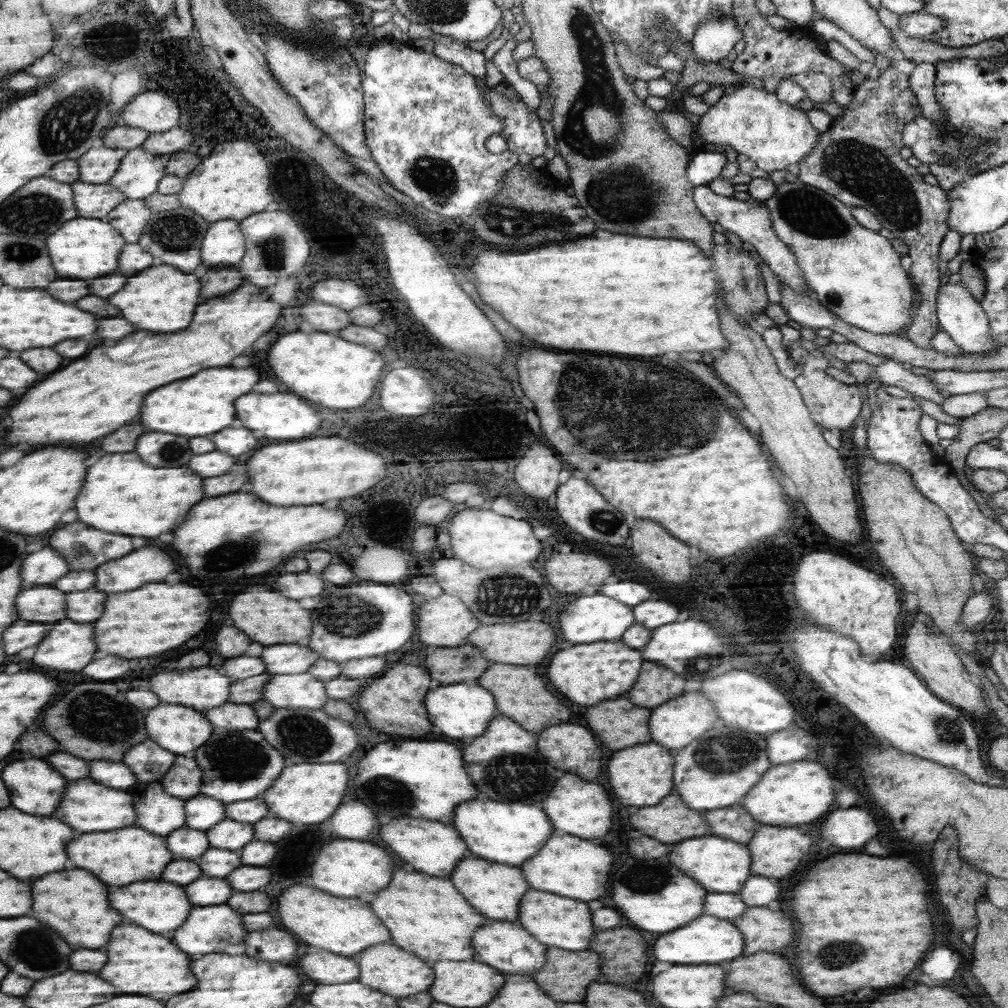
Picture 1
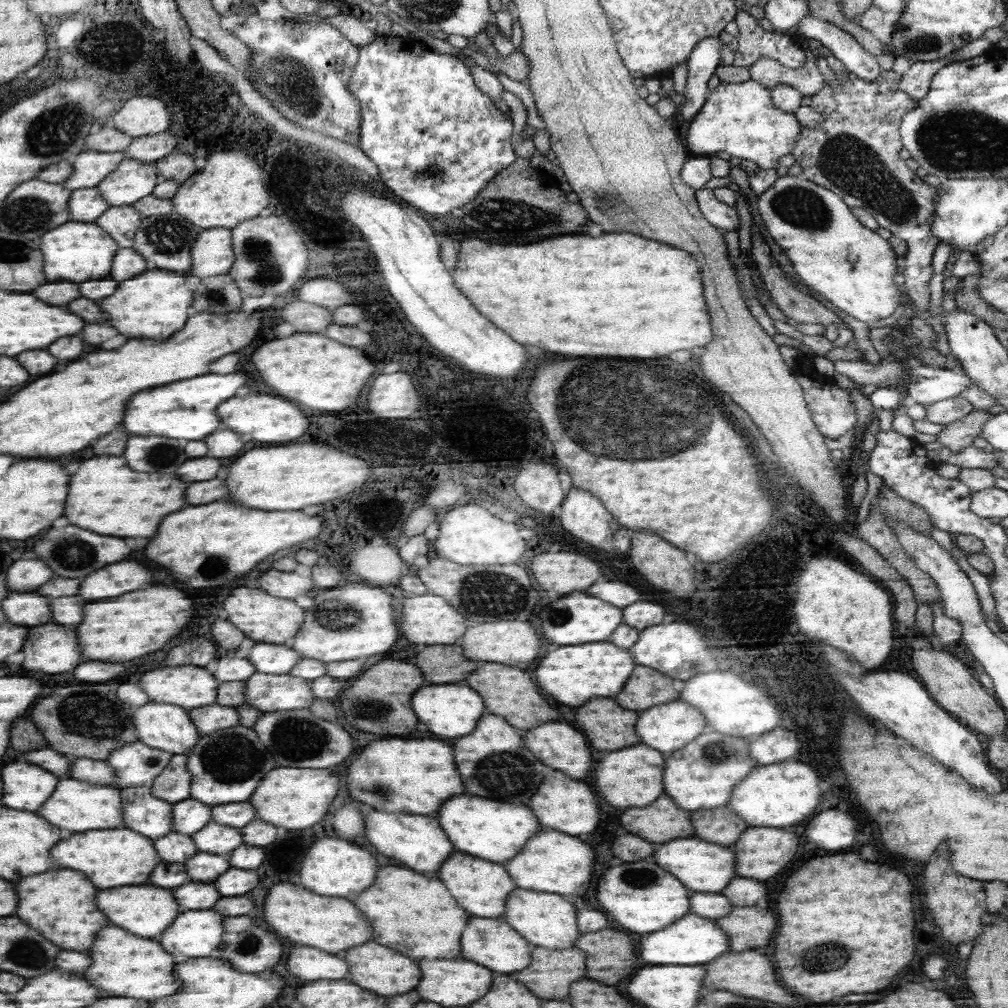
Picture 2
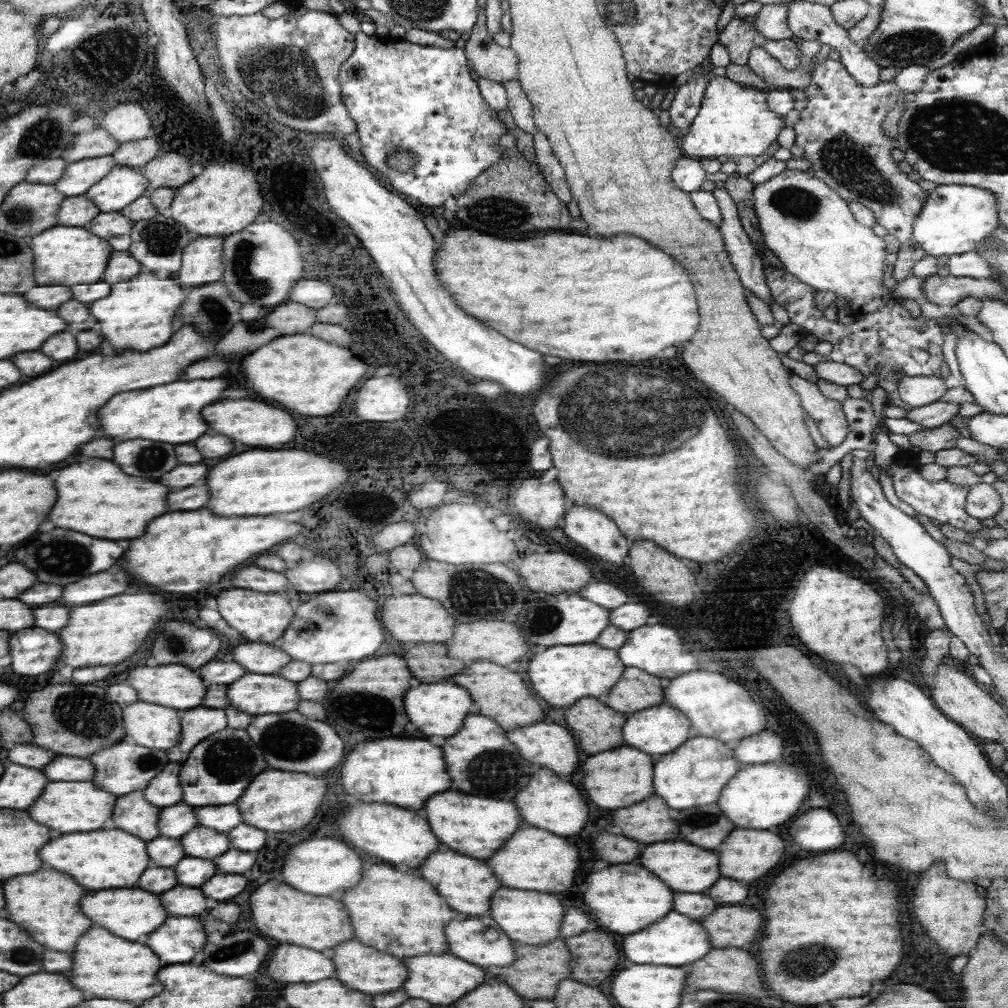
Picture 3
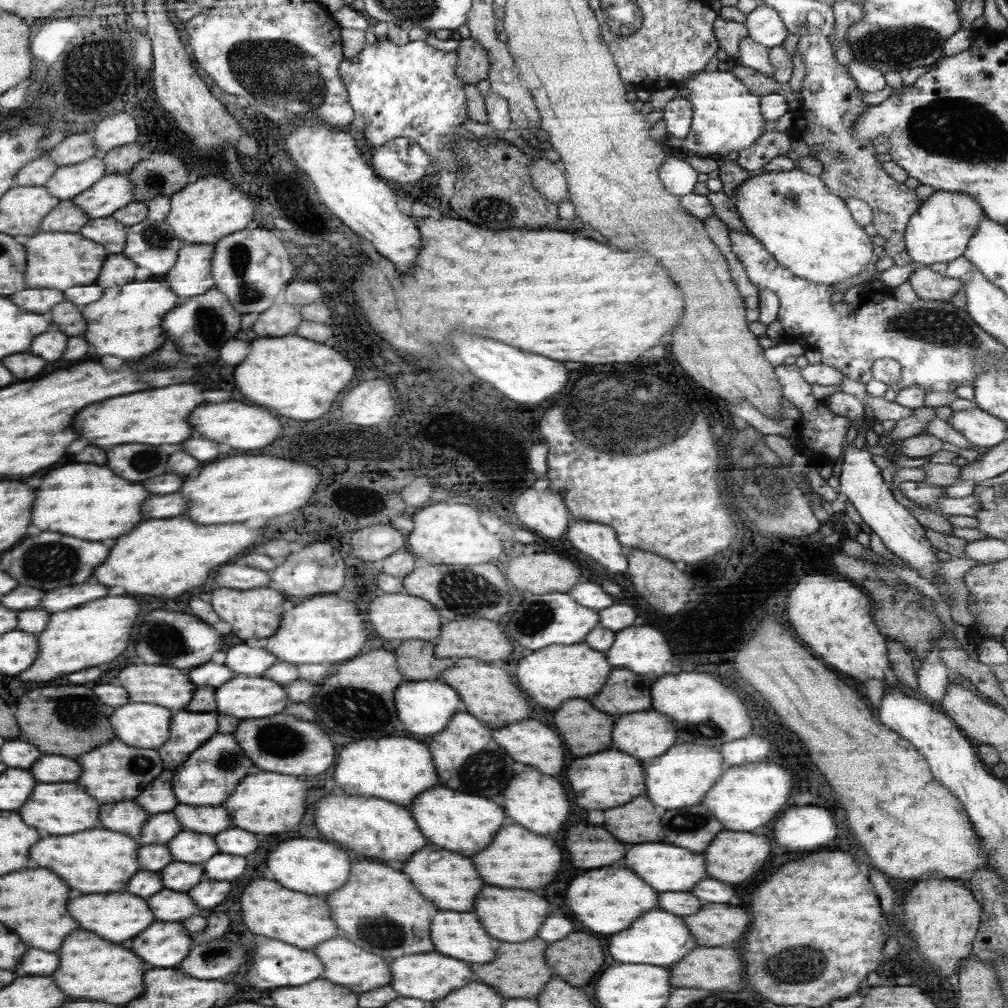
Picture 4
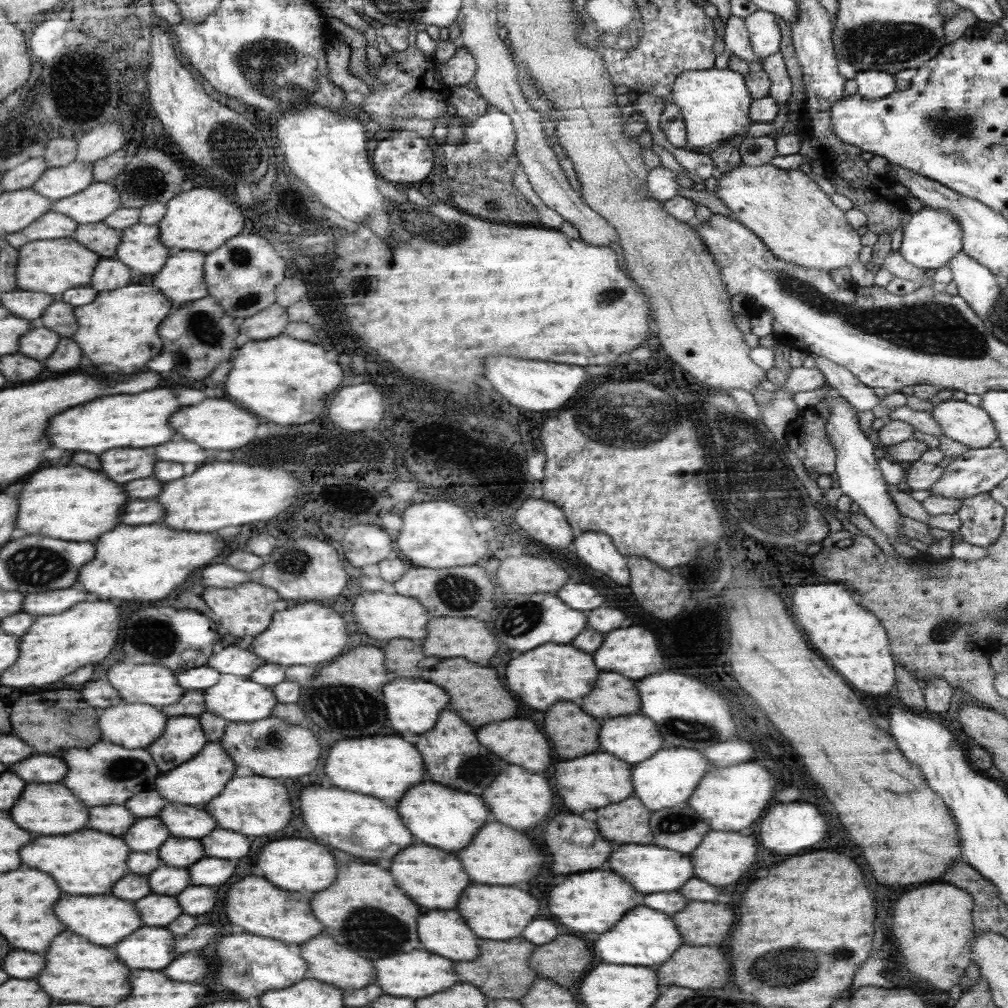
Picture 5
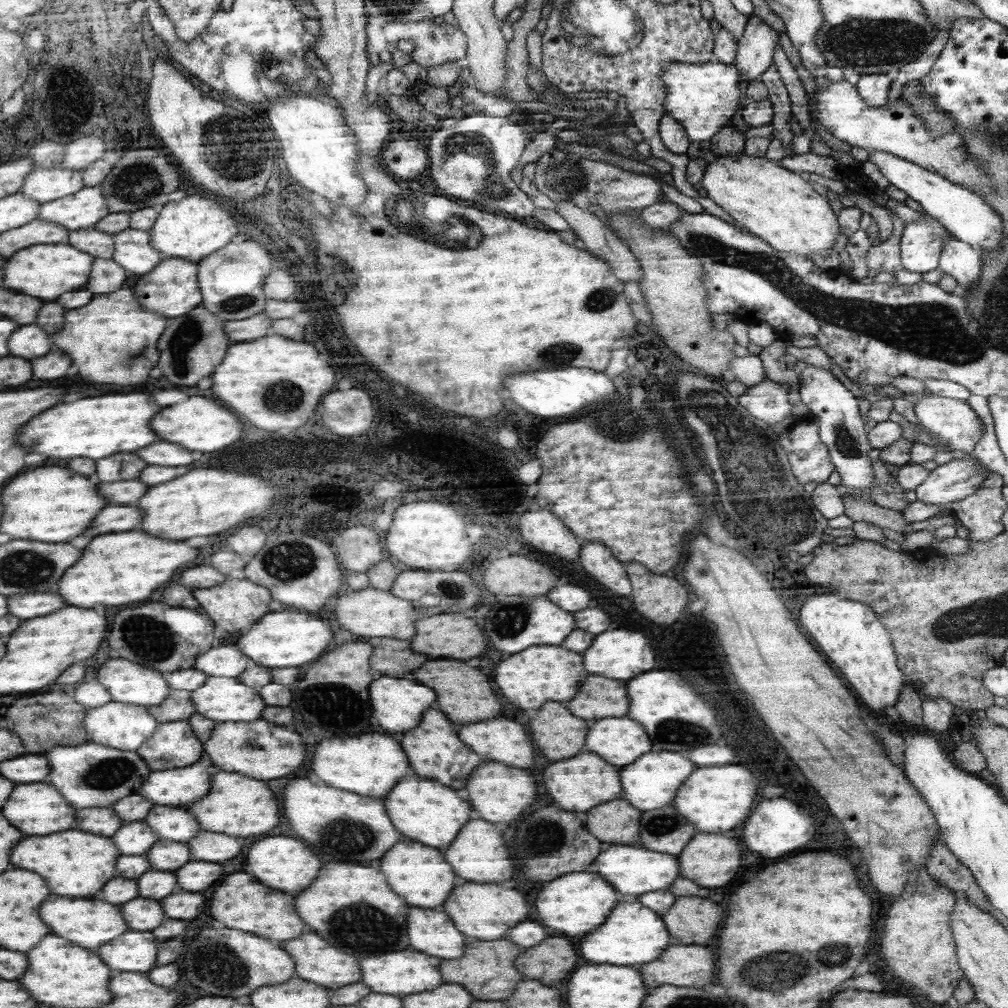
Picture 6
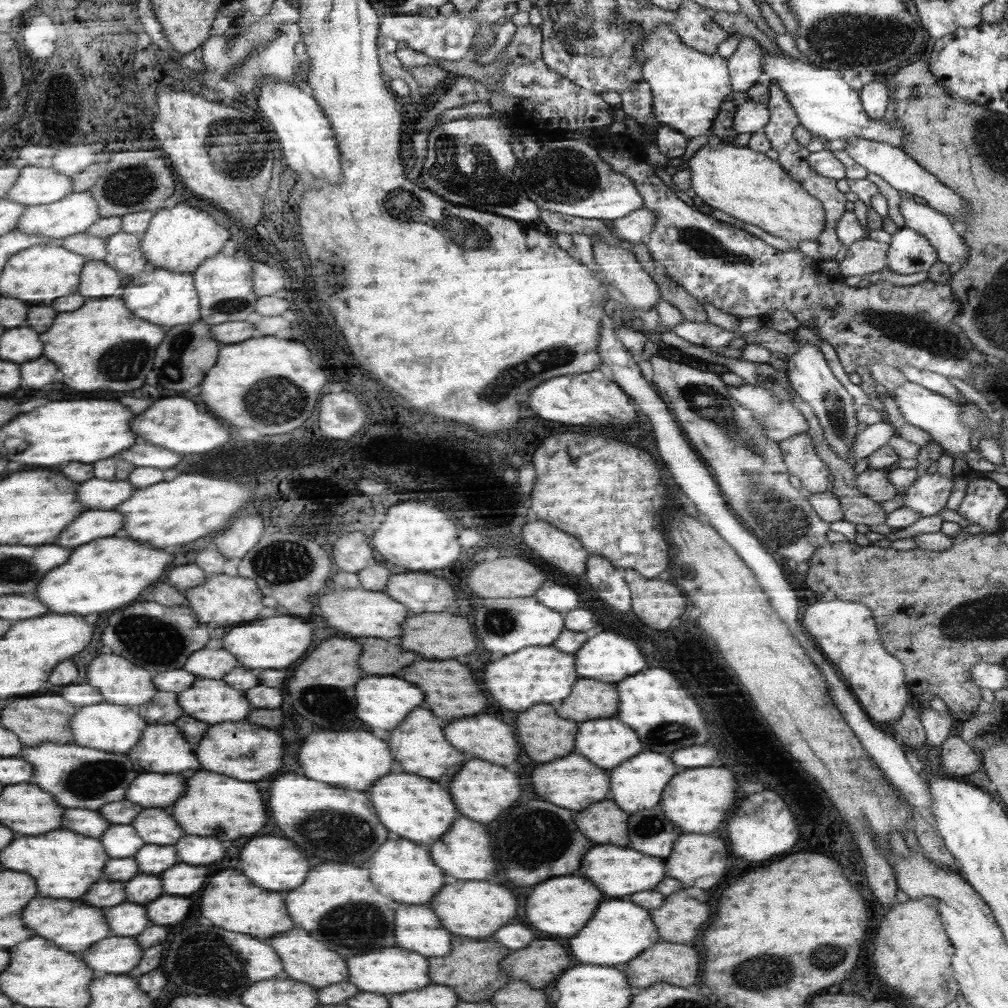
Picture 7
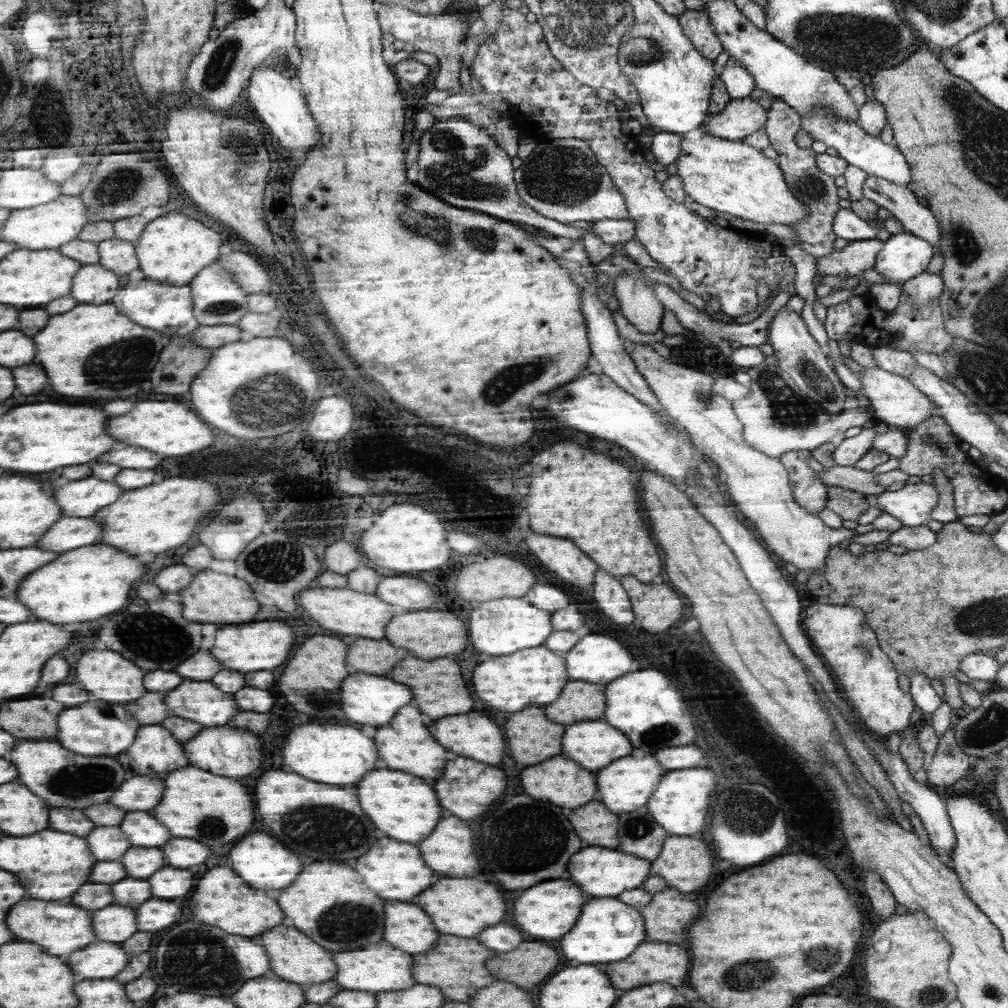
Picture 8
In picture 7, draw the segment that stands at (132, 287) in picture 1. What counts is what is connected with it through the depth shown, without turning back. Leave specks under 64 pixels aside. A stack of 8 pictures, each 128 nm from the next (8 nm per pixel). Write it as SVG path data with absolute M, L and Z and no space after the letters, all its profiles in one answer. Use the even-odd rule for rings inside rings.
M88 298L76 312L62 312L60 320L44 332L48 358L62 372L62 382L74 392L130 392L144 386L146 374L154 368L158 344L166 338L158 324L136 318L120 298Z

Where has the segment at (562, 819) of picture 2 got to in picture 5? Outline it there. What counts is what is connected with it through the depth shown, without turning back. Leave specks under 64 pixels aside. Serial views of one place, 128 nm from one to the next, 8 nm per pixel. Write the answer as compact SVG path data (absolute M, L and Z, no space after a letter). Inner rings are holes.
M508 766L500 770L500 776L496 776L496 784L488 788L488 792L482 792L484 800L488 800L488 808L492 808L492 814L502 824L512 824L516 830L528 830L540 826L550 810L552 810L552 790L548 786L548 780L540 774L530 774L524 768Z

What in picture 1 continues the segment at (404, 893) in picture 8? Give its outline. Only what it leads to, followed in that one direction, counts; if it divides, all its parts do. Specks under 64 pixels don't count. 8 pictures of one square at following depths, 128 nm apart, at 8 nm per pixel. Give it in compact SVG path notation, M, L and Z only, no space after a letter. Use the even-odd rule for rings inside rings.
M480 858L464 860L464 864L456 868L456 876L452 876L452 884L456 884L456 888L460 888L460 892L464 892L464 896L468 896L468 900L472 900L472 904L476 904L480 912L484 912L484 916L492 920L506 920L506 922L518 918L520 898L528 892L528 884L518 868L510 868L506 864L496 864Z

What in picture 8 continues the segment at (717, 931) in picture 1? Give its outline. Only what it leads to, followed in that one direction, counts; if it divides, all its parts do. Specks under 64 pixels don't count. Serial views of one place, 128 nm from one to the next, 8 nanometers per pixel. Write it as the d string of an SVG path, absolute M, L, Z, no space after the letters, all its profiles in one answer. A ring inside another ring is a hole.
M594 897L588 900L588 908L584 908L580 924L560 940L560 952L564 952L568 960L578 960L580 964L618 962L630 956L634 948L644 942L644 936L644 920L636 908L620 902L618 897Z

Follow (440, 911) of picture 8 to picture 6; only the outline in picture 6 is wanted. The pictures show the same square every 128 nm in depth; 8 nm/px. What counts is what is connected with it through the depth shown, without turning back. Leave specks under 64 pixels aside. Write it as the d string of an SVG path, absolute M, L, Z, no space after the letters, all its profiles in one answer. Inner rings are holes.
M466 882L462 886L456 886L456 892L452 892L452 900L444 904L444 912L448 912L448 916L452 916L456 924L460 924L460 932L464 932L464 936L472 936L478 940L498 940L504 938L504 934L518 922L526 920L528 904L524 894L514 888Z

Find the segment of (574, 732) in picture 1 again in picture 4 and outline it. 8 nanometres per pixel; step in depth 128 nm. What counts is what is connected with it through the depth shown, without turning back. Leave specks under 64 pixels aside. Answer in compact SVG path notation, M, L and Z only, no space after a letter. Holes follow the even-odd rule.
M522 720L520 724L498 728L496 740L508 748L508 756L516 762L540 768L540 772L548 772L548 776L564 770L566 748L560 736L538 720Z

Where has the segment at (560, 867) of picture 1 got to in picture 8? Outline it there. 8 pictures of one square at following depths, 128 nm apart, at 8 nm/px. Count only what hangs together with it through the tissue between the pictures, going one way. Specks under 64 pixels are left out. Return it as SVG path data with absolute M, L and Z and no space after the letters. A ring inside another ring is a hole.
M446 814L436 832L420 842L420 852L424 852L424 860L444 876L470 878L480 870L476 852L472 856L472 830L452 814Z

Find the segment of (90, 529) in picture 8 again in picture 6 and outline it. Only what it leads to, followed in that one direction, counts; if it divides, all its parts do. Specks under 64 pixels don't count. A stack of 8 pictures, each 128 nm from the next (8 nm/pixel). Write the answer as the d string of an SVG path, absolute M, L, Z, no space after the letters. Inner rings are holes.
M108 506L96 520L96 528L92 532L84 532L84 536L98 536L98 534L112 534L112 532L128 532L140 528L140 512L138 508L130 506Z

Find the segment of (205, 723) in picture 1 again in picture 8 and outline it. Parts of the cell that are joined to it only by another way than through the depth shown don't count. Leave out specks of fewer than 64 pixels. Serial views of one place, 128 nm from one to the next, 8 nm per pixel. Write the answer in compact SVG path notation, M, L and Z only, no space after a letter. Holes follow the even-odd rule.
M90 698L77 707L68 707L64 716L60 716L59 738L57 741L64 748L82 756L112 756L117 757L135 742L135 736L140 728L136 720L122 704Z

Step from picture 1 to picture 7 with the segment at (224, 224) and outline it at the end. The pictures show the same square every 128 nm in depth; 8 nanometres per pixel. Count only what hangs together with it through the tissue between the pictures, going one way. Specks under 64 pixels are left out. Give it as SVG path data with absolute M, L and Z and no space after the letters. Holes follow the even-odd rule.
M155 268L152 272L141 274L134 278L124 288L122 300L128 300L128 308L136 312L136 316L160 325L167 329L178 324L192 324L200 320L200 300L198 290L195 288L195 278L192 273L172 272L168 268Z

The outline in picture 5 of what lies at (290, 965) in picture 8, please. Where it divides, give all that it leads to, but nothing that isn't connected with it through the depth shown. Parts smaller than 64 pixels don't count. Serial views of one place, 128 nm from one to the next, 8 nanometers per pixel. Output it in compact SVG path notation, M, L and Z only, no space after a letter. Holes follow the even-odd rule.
M316 936L316 940L308 940L308 944L300 948L304 948L304 956L308 956L308 964L312 964L314 980L324 980L344 990L358 990L372 984L376 978L370 960L336 944L328 936Z

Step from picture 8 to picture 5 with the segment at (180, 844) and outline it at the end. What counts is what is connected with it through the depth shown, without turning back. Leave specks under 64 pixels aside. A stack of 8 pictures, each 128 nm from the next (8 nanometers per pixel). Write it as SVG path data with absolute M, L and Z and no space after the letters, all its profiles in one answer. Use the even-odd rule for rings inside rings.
M212 830L200 840L204 842L204 848L208 848L208 856L220 856L222 860L242 858L250 850L248 838L231 830Z

